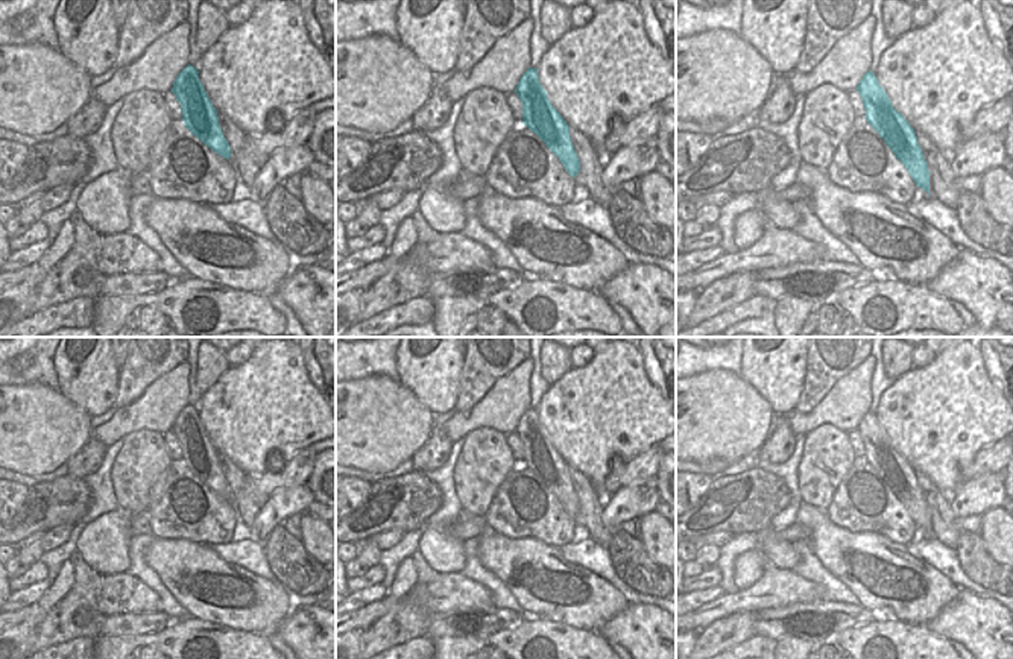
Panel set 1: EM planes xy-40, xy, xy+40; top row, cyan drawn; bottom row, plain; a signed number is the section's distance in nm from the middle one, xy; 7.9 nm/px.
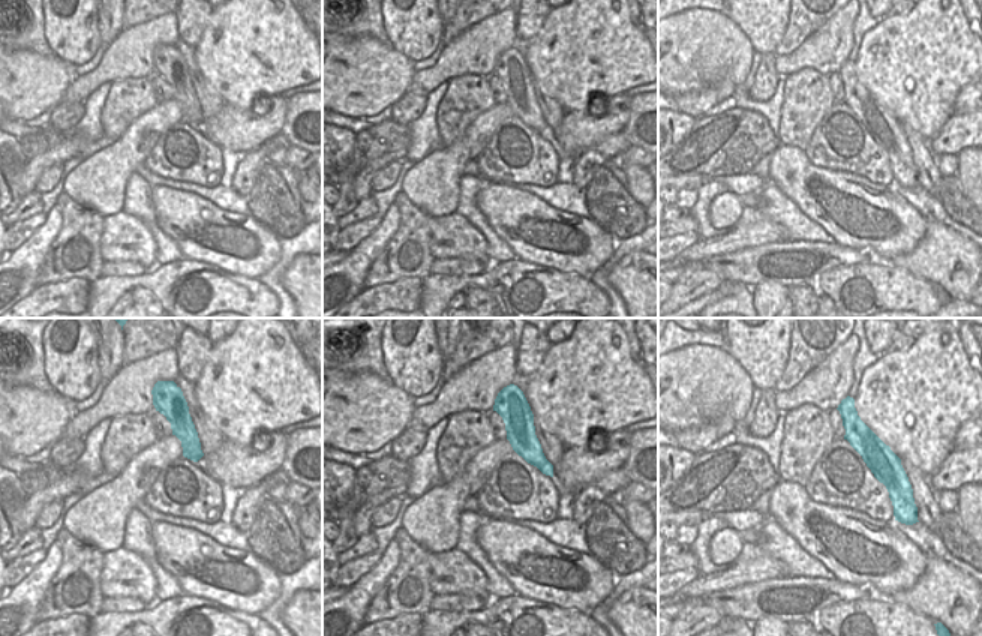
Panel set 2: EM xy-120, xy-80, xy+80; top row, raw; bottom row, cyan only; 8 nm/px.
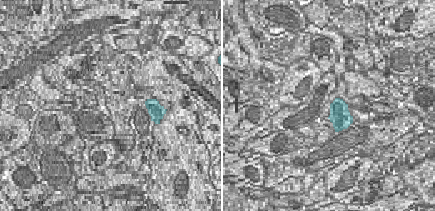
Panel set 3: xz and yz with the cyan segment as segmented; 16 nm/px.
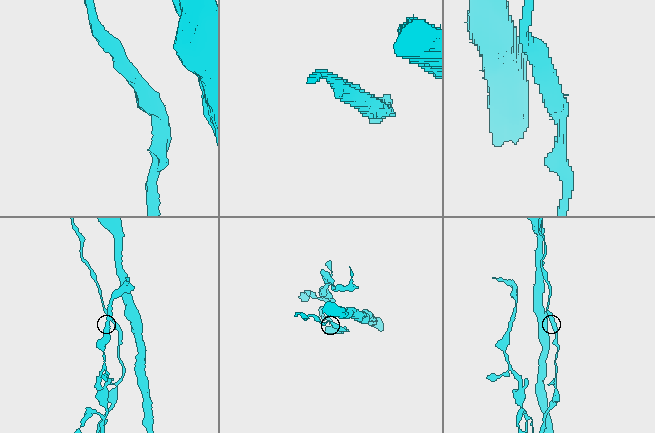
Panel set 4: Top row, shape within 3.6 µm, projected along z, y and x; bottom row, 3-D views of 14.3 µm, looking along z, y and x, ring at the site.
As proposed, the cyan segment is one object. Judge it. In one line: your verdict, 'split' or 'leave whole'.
split

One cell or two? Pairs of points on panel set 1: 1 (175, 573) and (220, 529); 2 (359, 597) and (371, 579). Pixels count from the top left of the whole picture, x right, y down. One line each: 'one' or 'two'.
1: two
2: two

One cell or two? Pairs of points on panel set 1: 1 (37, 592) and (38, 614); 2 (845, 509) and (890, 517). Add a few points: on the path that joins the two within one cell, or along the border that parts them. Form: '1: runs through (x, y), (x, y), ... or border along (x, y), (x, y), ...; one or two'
1: border along (53, 582), (29, 605); two
2: runs through (855, 509), (858, 512), (880, 513); one

